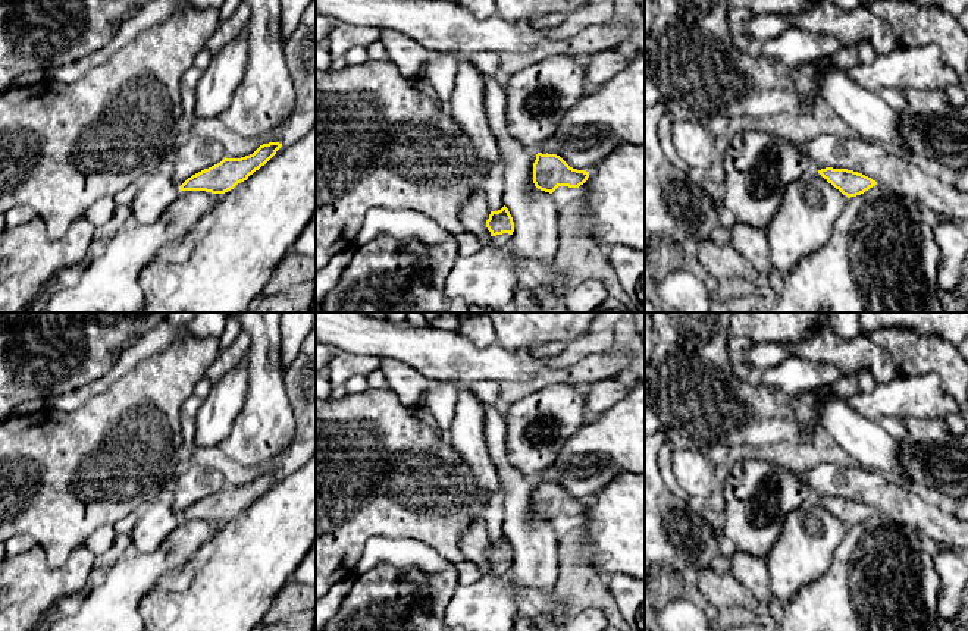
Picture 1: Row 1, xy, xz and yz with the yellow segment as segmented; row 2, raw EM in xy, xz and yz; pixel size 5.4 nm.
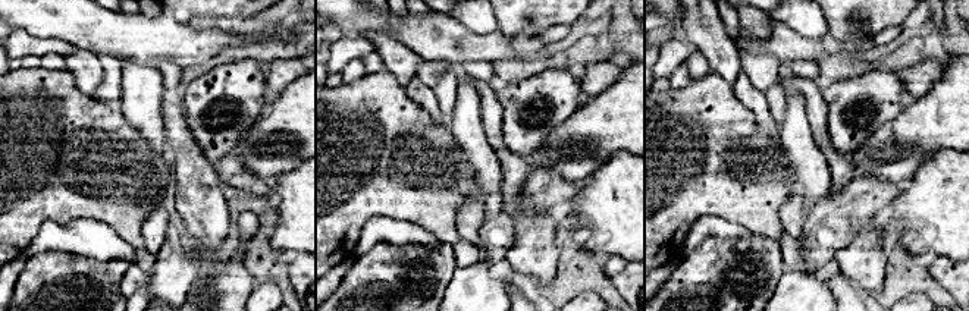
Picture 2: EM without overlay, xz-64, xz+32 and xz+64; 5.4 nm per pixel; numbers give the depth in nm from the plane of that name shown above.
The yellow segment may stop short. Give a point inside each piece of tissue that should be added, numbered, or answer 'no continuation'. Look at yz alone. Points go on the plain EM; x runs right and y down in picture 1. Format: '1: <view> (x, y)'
no continuation

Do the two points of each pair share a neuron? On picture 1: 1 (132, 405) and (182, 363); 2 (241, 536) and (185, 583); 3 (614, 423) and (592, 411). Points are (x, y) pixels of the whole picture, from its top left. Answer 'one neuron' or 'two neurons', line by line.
1: one neuron
2: one neuron
3: two neurons

